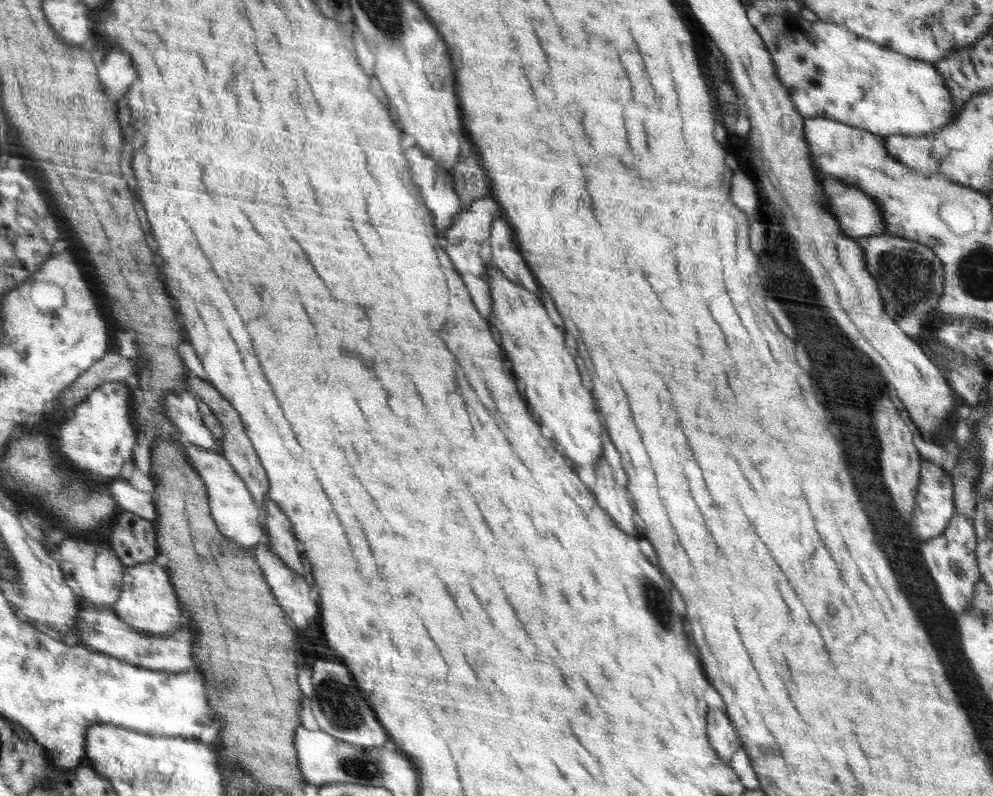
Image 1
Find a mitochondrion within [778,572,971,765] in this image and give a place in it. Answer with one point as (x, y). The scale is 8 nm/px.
(945, 662)

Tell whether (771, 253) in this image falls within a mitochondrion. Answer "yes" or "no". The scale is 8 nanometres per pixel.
no

